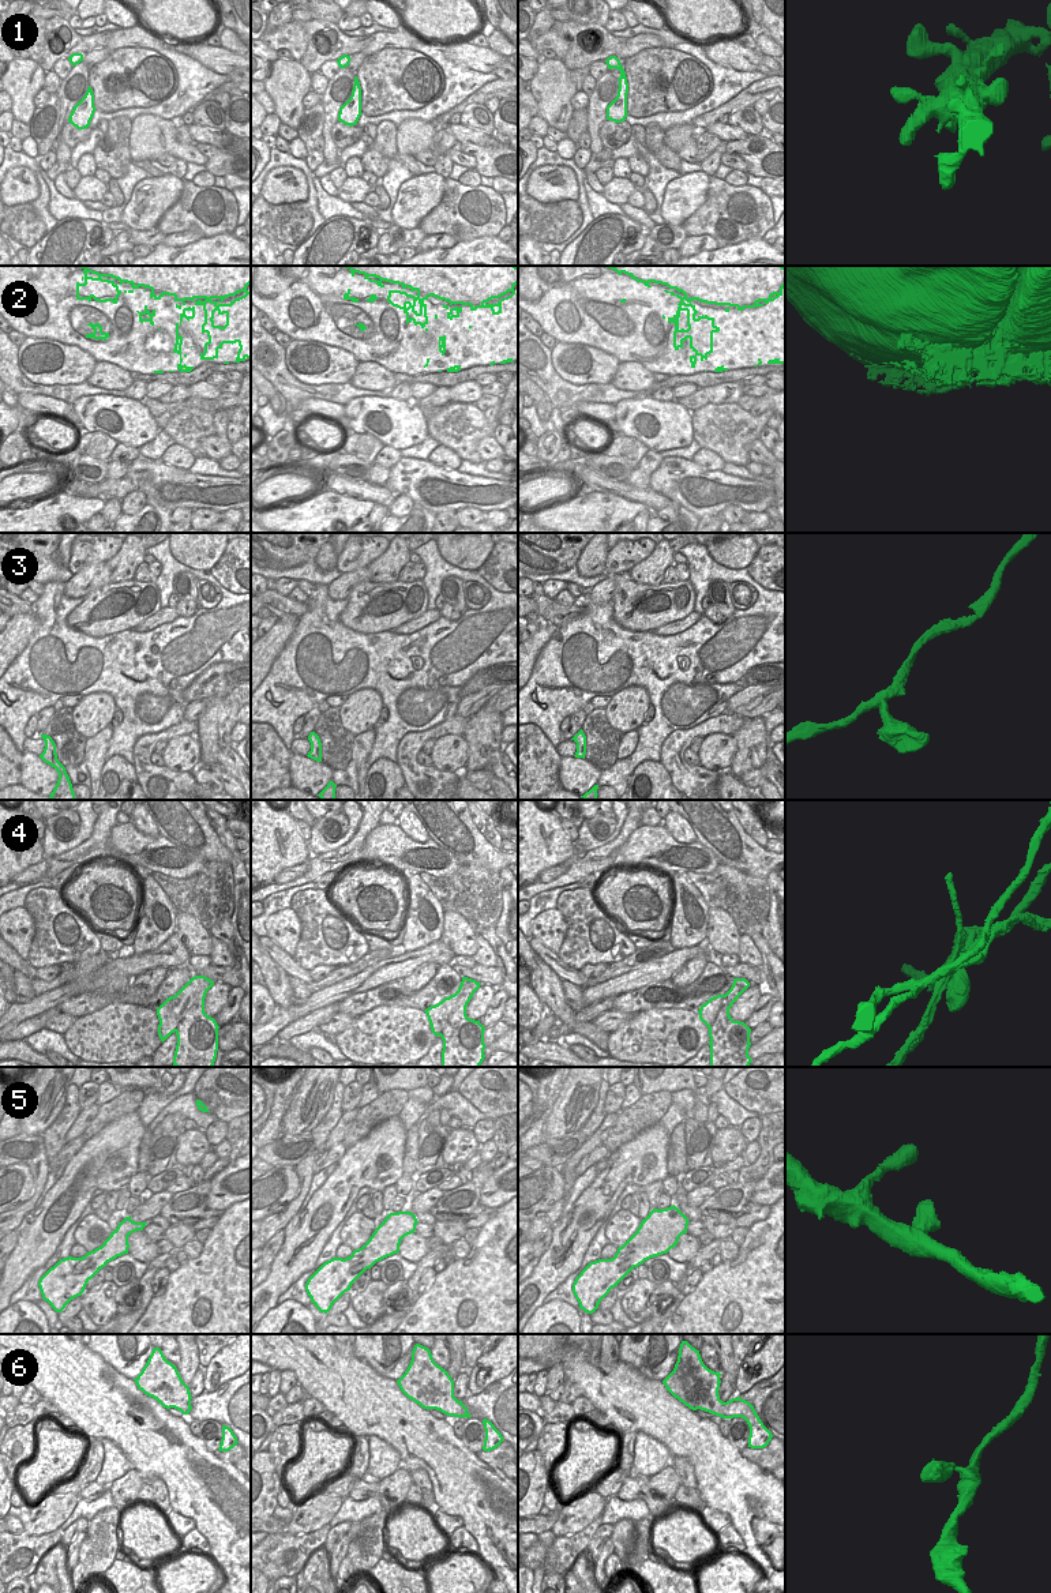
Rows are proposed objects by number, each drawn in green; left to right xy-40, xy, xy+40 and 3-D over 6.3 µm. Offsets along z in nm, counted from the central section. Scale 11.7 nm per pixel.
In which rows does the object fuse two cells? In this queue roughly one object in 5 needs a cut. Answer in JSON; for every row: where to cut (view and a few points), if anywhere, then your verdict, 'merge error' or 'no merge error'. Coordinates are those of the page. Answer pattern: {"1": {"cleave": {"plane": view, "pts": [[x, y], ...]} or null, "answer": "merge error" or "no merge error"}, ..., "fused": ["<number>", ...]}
{"1": {"cleave": null, "answer": "no merge error"}, "2": {"cleave": null, "answer": "no merge error"}, "3": {"cleave": null, "answer": "no merge error"}, "4": {"cleave": {"plane": "xy", "pts": [[470, 983], [466, 985], [465, 994], [439, 1034]]}, "answer": "merge error"}, "5": {"cleave": null, "answer": "no merge error"}, "6": {"cleave": null, "answer": "no merge error"}, "fused": ["4"]}

